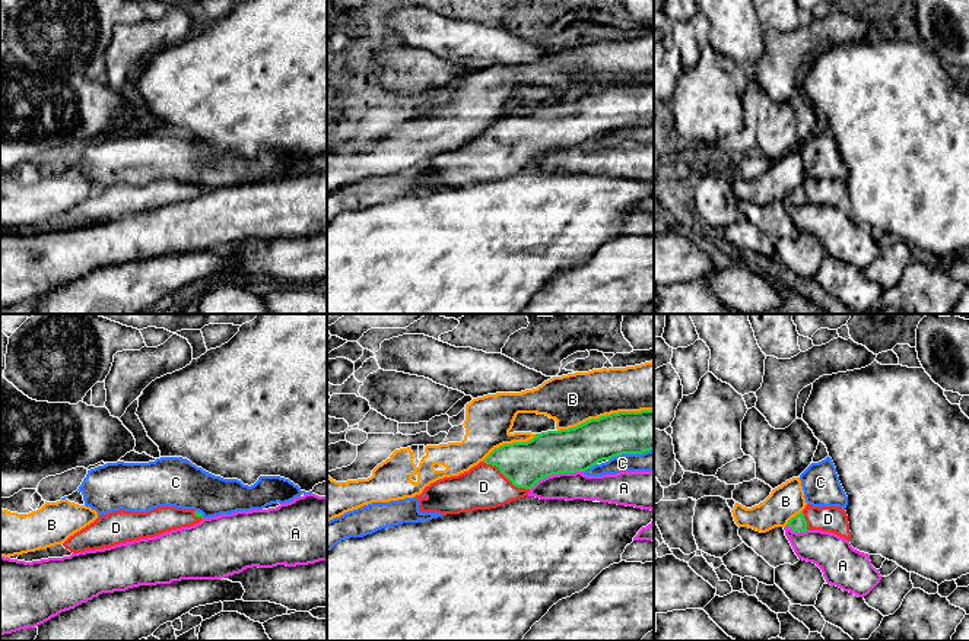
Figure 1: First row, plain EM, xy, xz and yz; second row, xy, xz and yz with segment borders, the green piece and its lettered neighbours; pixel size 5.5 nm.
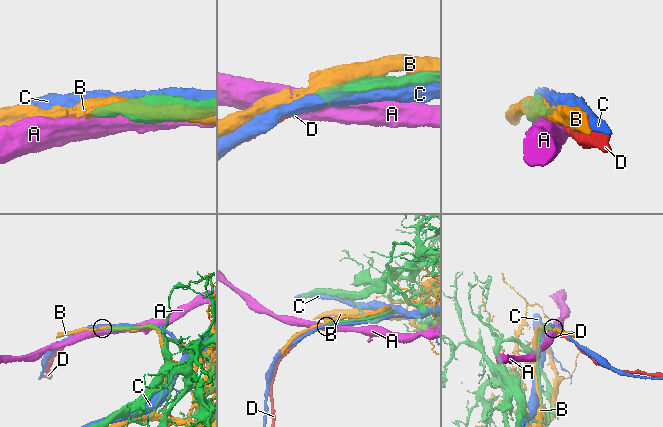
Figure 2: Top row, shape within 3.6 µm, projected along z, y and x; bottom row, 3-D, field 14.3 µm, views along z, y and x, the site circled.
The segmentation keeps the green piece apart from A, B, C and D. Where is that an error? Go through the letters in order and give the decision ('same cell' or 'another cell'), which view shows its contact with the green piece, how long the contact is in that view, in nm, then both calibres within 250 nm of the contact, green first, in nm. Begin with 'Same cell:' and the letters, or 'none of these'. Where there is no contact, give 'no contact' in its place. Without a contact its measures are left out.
Same cell: D
A: another cell | xz | 320 nm | 240/150 nm
B: another cell | xz | 550 nm | 240/280 nm
C: another cell | xz | 260 nm | 240/110 nm
D: same cell | xz | 300 nm | 240/240 nm

